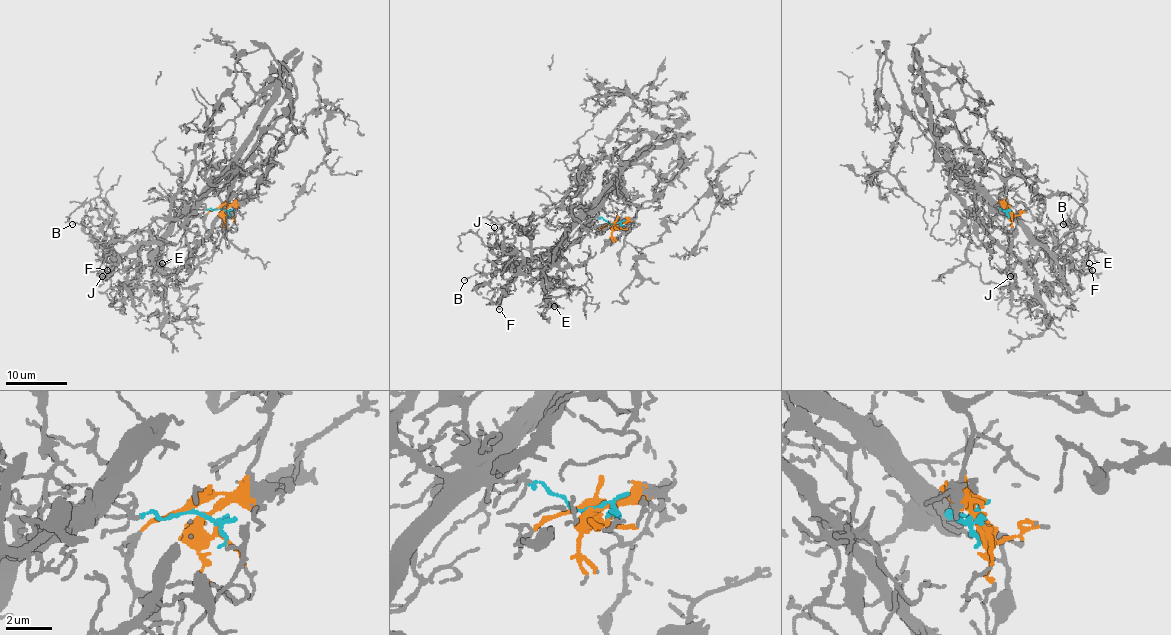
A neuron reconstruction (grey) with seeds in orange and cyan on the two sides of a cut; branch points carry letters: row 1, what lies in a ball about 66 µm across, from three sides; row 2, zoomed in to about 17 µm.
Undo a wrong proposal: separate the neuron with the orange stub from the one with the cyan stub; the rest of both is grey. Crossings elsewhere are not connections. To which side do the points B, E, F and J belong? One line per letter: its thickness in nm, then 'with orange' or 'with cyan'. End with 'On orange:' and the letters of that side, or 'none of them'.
B: calibre 130 nm; with cyan
E: calibre 130 nm; with cyan
F: calibre 110 nm; with cyan
J: calibre 150 nm; with cyan
On orange: none of them

